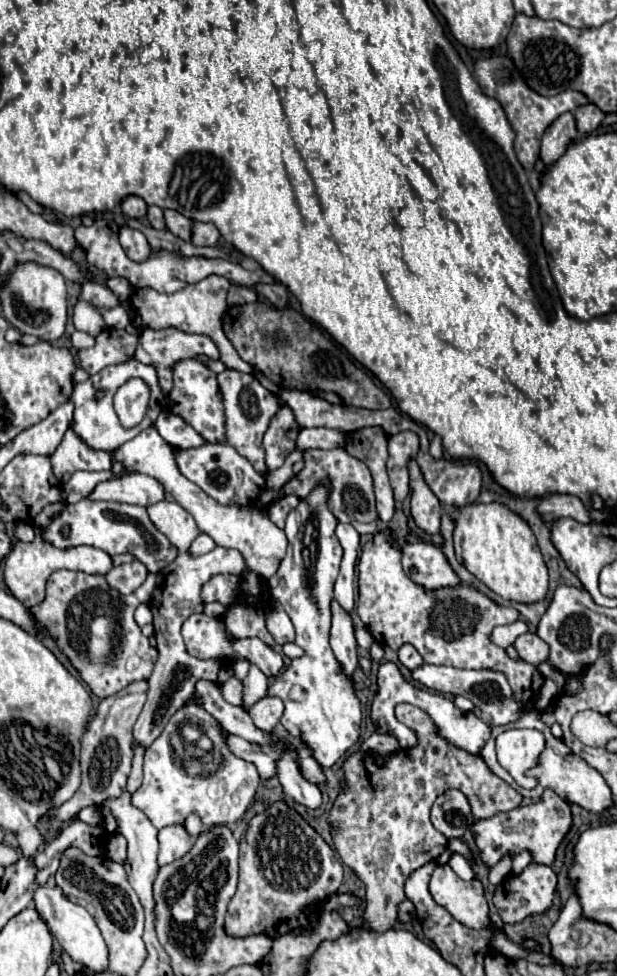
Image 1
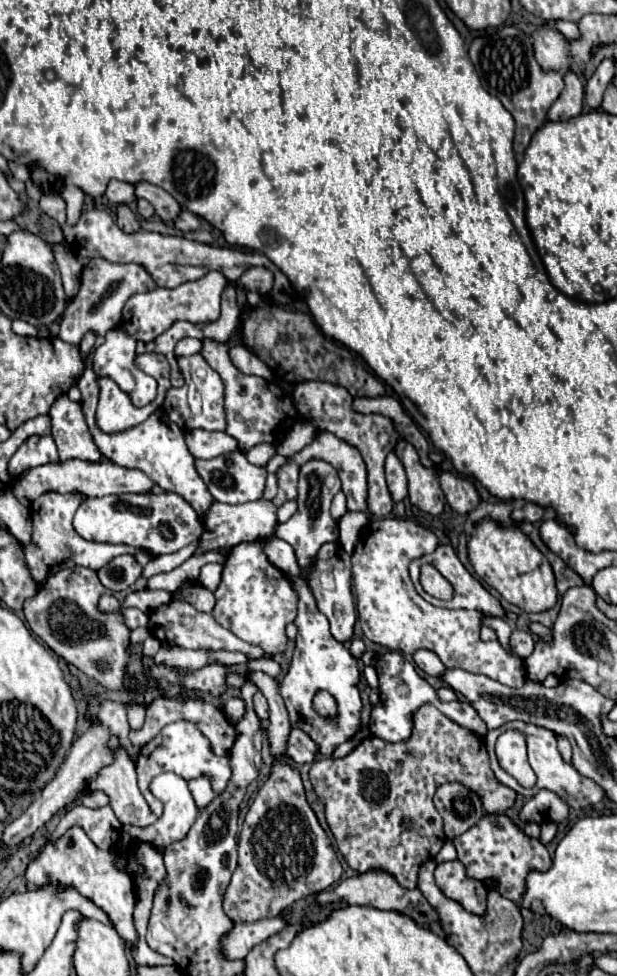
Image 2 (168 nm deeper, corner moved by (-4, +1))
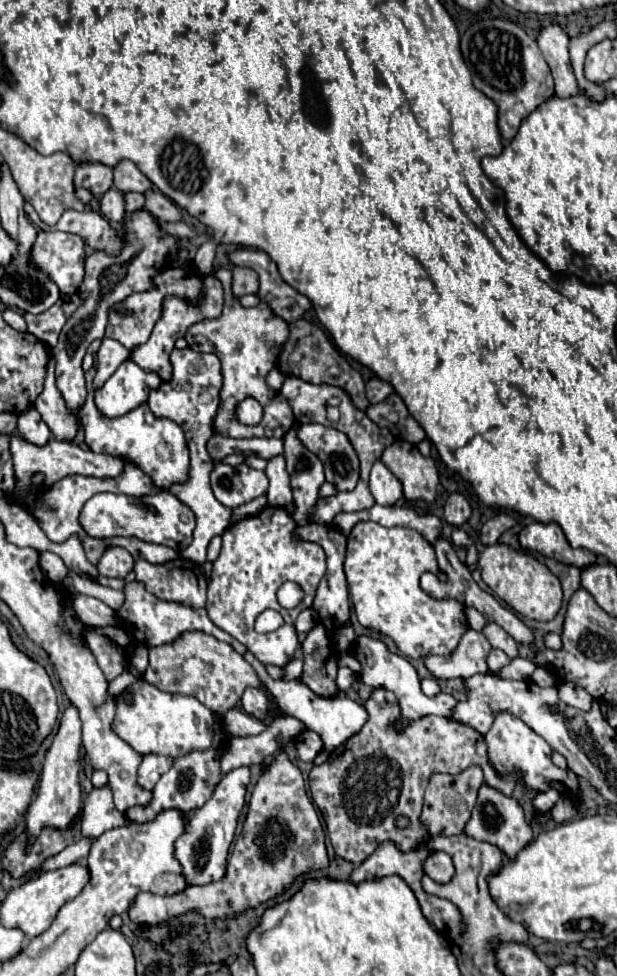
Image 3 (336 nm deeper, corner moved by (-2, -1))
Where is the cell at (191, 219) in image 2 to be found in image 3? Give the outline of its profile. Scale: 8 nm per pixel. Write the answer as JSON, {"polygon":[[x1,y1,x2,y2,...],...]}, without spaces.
{"polygon":[[156,187,152,191,144,193,146,197,146,209,156,215,160,221,182,221,182,213,178,211,178,207,166,197,162,195]]}

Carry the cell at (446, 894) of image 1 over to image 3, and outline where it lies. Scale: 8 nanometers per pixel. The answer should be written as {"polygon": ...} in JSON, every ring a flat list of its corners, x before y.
{"polygon":[[432,851,424,859,424,873,428,877,432,877,436,883,448,883,454,875,454,865,452,865,450,855,440,853,440,851]]}

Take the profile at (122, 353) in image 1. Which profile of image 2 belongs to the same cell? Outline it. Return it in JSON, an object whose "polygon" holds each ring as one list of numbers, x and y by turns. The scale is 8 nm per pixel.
{"polygon":[[112,329,112,331,108,331,104,339,106,339,106,341,104,341,100,347,96,347,94,353,92,353,92,369,94,369,96,377,104,377,104,375,106,375,106,377,112,377,112,379,118,383,118,387,120,387,124,393,128,393,130,401,132,401,134,405,138,405,138,407,148,405,150,401,154,401,154,397,156,397,156,381,154,381,154,377,146,375,144,371,140,371,140,369,134,365,134,359,136,359,136,339,130,337,130,335,128,335,126,331,122,331,122,329]]}

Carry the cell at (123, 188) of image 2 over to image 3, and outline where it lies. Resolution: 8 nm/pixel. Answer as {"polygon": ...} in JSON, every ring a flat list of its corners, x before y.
{"polygon":[[78,163,76,167,76,177,74,177,74,185,84,187,88,191,92,191,94,195,104,195,110,187,112,187,112,169,108,165,102,163]]}

